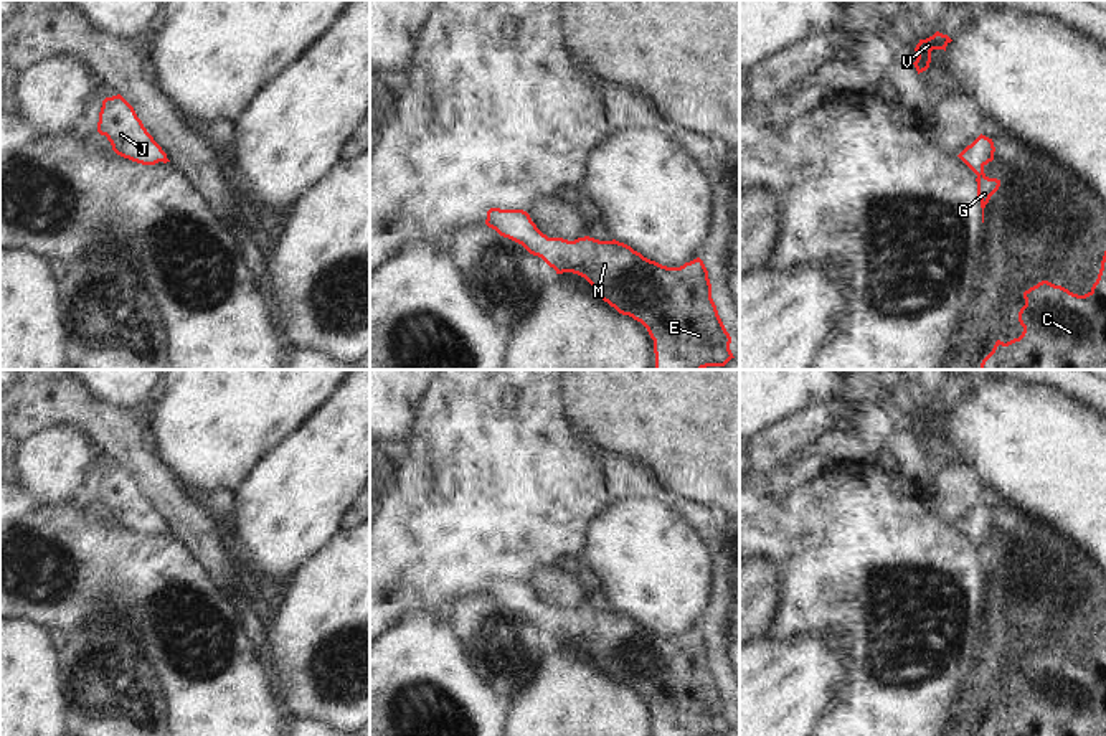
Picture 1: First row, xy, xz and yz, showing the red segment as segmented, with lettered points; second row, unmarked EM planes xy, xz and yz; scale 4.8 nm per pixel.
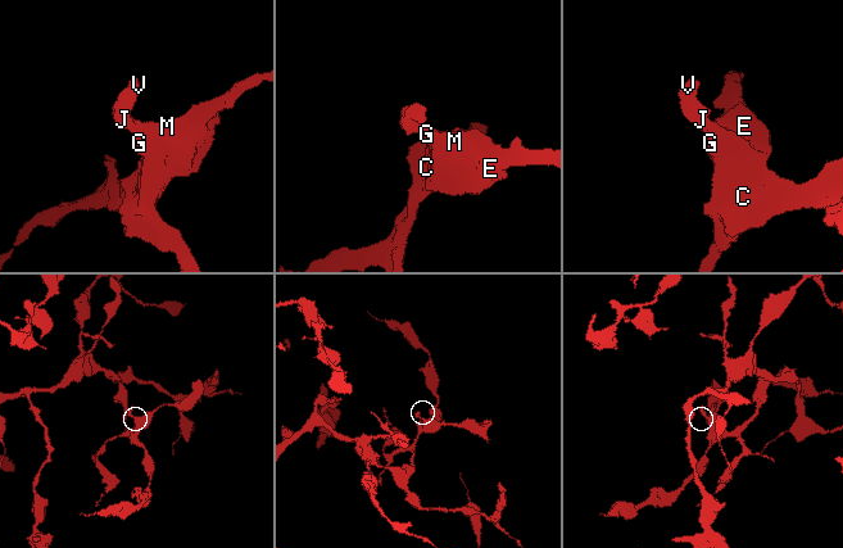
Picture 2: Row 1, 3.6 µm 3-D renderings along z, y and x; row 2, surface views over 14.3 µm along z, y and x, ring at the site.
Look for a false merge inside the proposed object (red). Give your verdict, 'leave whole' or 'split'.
leave whole

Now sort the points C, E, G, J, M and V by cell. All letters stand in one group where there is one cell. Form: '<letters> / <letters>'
C E G J M V

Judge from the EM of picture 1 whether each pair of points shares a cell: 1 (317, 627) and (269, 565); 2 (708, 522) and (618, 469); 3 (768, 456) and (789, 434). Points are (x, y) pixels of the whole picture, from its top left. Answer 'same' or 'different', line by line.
1: different
2: same
3: same

